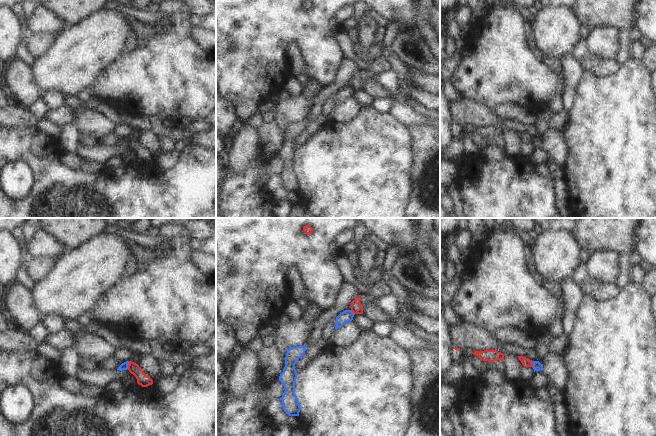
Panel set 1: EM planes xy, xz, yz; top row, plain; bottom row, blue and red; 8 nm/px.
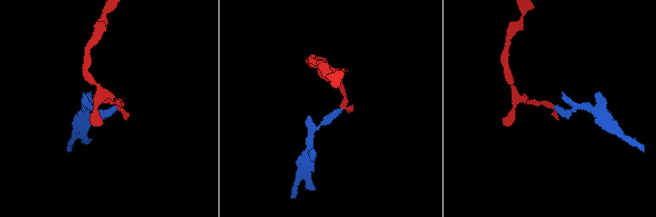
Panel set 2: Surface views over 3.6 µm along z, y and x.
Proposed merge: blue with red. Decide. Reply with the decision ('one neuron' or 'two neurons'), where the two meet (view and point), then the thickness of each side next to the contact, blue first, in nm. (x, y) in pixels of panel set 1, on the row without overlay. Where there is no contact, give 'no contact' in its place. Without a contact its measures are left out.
two neurons; meets blue in xy at (128, 140); 60 nm thick on the blue side, 100 nm on the other

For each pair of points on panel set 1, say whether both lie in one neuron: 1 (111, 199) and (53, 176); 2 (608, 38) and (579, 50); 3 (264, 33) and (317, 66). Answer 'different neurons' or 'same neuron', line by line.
1: same neuron
2: different neurons
3: same neuron

